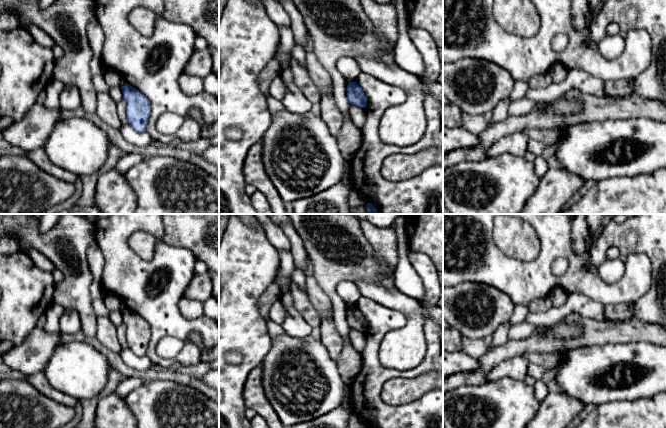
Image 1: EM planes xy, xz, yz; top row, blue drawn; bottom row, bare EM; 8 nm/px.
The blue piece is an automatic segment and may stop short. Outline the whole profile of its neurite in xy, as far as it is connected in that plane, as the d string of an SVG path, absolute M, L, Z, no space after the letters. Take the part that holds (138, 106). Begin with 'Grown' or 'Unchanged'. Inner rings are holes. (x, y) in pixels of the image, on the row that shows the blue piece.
Unchanged. M125 83L121 90L123 99L127 102L128 124L138 132L146 131L151 112L148 98L139 90Z

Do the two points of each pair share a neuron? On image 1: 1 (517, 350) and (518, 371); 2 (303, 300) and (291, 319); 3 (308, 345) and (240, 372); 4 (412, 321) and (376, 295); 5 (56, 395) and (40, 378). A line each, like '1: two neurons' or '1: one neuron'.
1: two neurons
2: two neurons
3: two neurons
4: one neuron
5: one neuron

